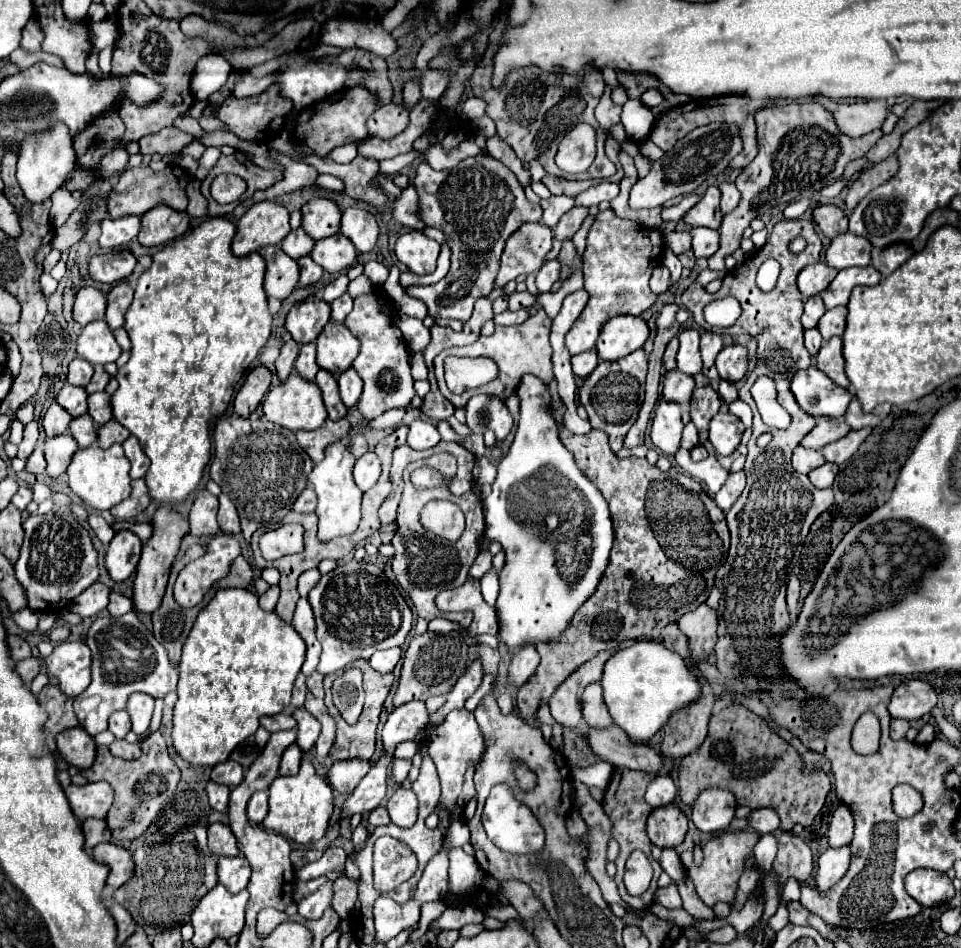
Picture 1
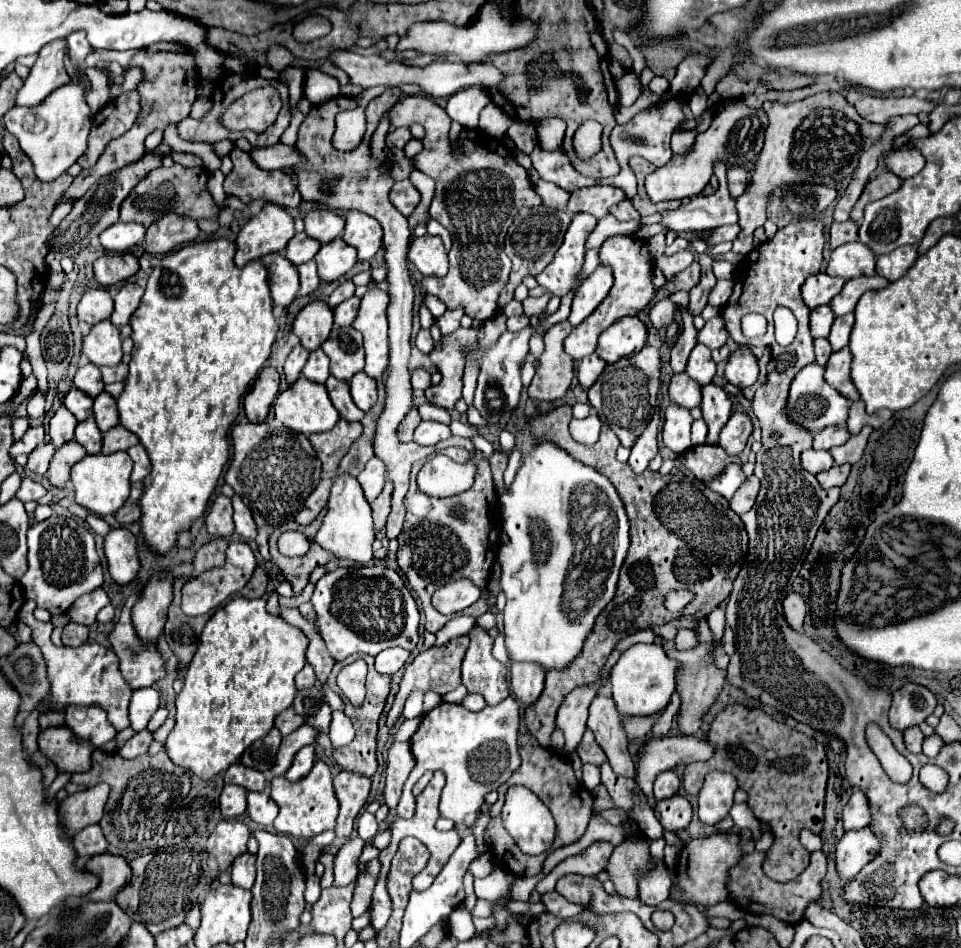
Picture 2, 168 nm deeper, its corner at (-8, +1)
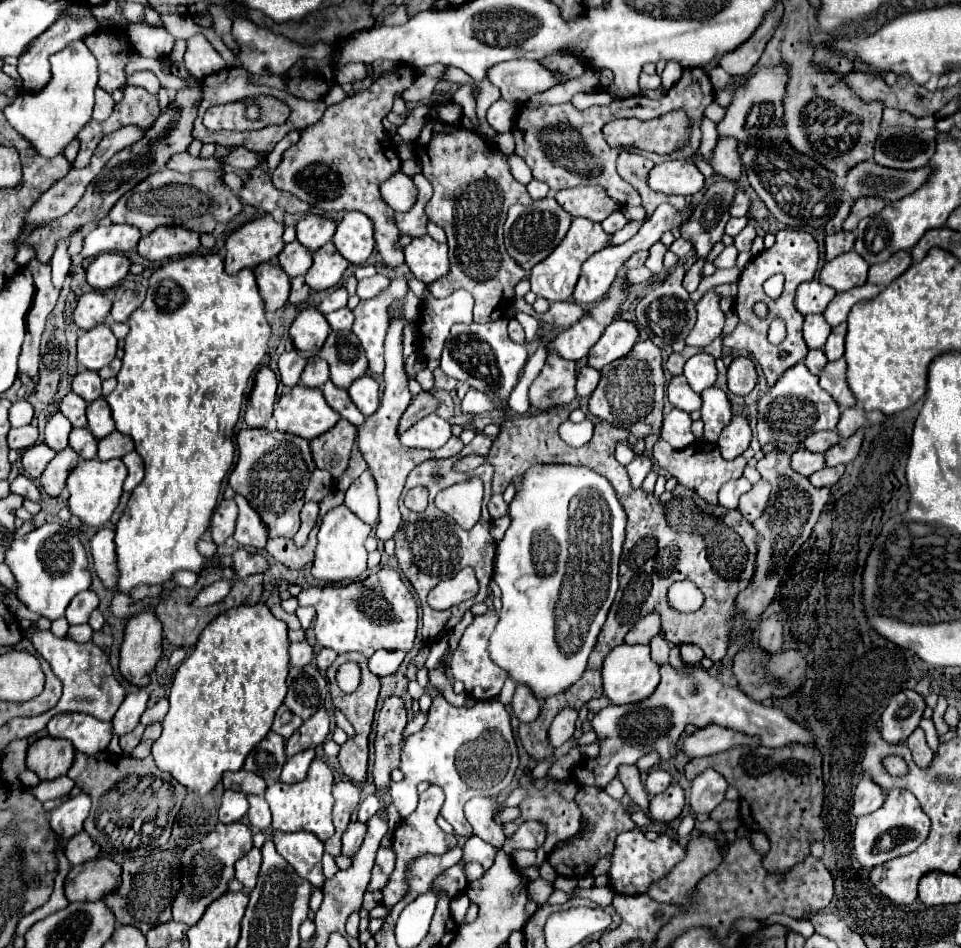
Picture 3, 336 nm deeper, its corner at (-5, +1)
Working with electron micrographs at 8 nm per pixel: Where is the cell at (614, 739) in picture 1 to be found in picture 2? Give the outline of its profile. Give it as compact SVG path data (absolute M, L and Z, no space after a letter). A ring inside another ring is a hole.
M665 736L655 738L645 744L639 758L637 768L637 784L645 790L651 808L655 807L656 800L653 798L653 780L659 772L671 770L677 764L691 764L699 760L709 760L715 752L715 746L707 738L699 736Z

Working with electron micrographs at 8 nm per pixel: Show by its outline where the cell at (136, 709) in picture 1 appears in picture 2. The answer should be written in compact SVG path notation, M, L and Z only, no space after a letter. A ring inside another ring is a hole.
M139 688L133 692L131 704L129 704L129 720L131 728L135 732L147 728L149 718L159 708L159 692L155 688Z

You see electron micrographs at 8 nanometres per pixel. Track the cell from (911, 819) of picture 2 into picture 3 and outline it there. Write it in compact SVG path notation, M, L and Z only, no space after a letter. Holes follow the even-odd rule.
M894 790L886 796L886 802L882 804L882 808L878 808L868 816L858 818L852 834L852 852L860 862L860 866L870 870L892 858L910 854L928 838L928 832L930 832L930 818L922 812L916 796L910 792Z

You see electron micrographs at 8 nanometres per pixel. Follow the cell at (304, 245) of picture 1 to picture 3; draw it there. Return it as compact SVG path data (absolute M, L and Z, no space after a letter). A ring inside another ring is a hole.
M298 240L290 242L284 246L284 250L278 254L278 262L284 268L284 272L288 272L288 276L298 276L298 274L306 274L308 268L312 266L312 252L306 250L306 246L302 246Z

